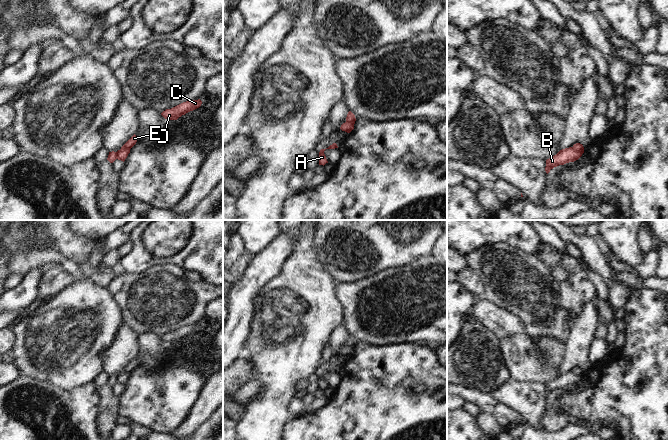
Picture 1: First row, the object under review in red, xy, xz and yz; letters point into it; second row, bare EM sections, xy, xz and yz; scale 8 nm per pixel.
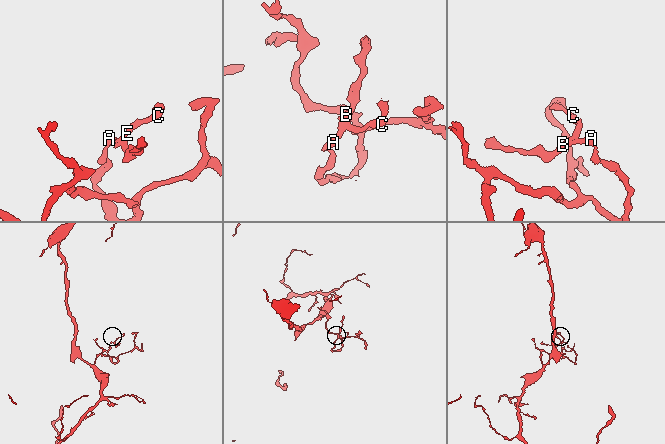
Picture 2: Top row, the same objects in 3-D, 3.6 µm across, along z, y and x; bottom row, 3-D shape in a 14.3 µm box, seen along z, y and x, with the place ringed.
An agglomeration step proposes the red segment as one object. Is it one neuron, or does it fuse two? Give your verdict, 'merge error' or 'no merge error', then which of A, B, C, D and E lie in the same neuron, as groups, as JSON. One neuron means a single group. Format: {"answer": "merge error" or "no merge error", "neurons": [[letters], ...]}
{"answer": "merge error", "neurons": [["A", "B"], ["C", "D", "E"]]}

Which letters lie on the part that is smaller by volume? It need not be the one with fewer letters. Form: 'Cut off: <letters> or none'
Cut off: C, D, E

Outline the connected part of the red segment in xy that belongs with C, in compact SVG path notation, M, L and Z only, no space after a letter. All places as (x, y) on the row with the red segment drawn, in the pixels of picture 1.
M200 99L186 101L171 109L166 109L161 115L168 120L177 120L182 115L199 108L201 104L202 101Z

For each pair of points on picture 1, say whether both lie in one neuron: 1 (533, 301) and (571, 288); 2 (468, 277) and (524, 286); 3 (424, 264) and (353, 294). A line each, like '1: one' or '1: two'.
1: two
2: two
3: one

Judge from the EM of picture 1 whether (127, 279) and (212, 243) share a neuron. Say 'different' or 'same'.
same

